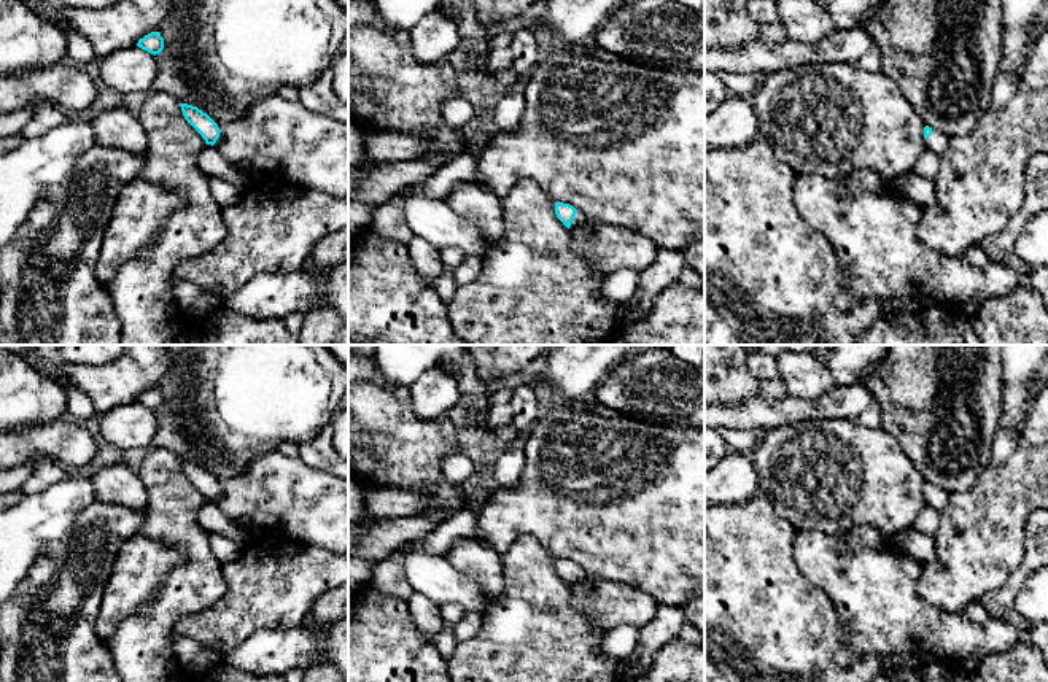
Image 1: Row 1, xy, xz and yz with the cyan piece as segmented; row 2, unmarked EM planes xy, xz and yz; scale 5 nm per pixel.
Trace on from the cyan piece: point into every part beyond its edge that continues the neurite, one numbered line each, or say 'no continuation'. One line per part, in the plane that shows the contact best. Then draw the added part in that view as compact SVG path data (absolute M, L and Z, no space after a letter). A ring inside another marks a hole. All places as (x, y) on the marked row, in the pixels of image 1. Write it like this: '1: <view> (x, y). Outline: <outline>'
1: xz (581, 218). Outline: M577 210L574 219L571 221L571 227L584 226L588 219L590 218L585 213L582 213L580 210Z

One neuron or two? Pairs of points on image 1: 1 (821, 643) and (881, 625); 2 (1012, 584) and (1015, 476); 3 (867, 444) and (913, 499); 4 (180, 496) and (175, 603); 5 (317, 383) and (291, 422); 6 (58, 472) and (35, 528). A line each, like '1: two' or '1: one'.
1: two
2: two
3: one
4: one
5: one
6: two

